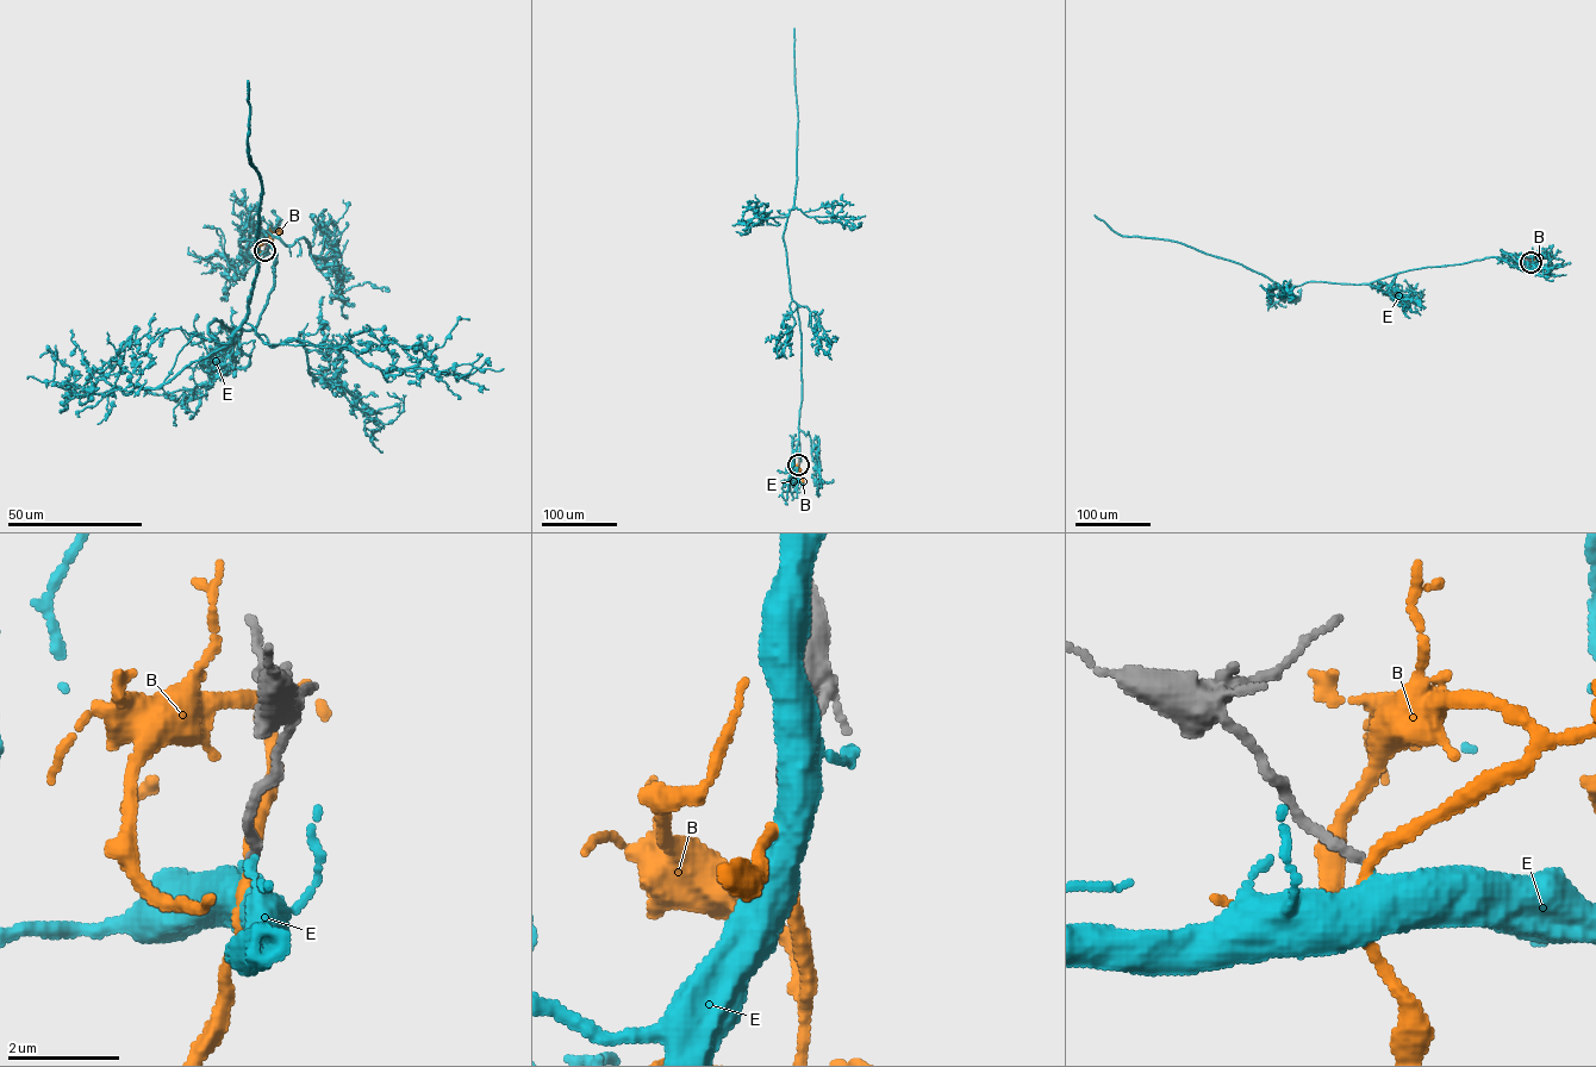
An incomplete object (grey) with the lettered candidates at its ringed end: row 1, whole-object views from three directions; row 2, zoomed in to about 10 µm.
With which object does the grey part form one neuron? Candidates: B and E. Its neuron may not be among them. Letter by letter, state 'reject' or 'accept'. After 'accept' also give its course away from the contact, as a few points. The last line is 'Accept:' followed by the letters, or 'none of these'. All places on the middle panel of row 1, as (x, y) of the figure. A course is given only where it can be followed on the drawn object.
B: reject
E: accept; it runs (798, 465), (802, 337), (783, 238), (793, 205), (797, 178), (793, 29)
Accept: E

